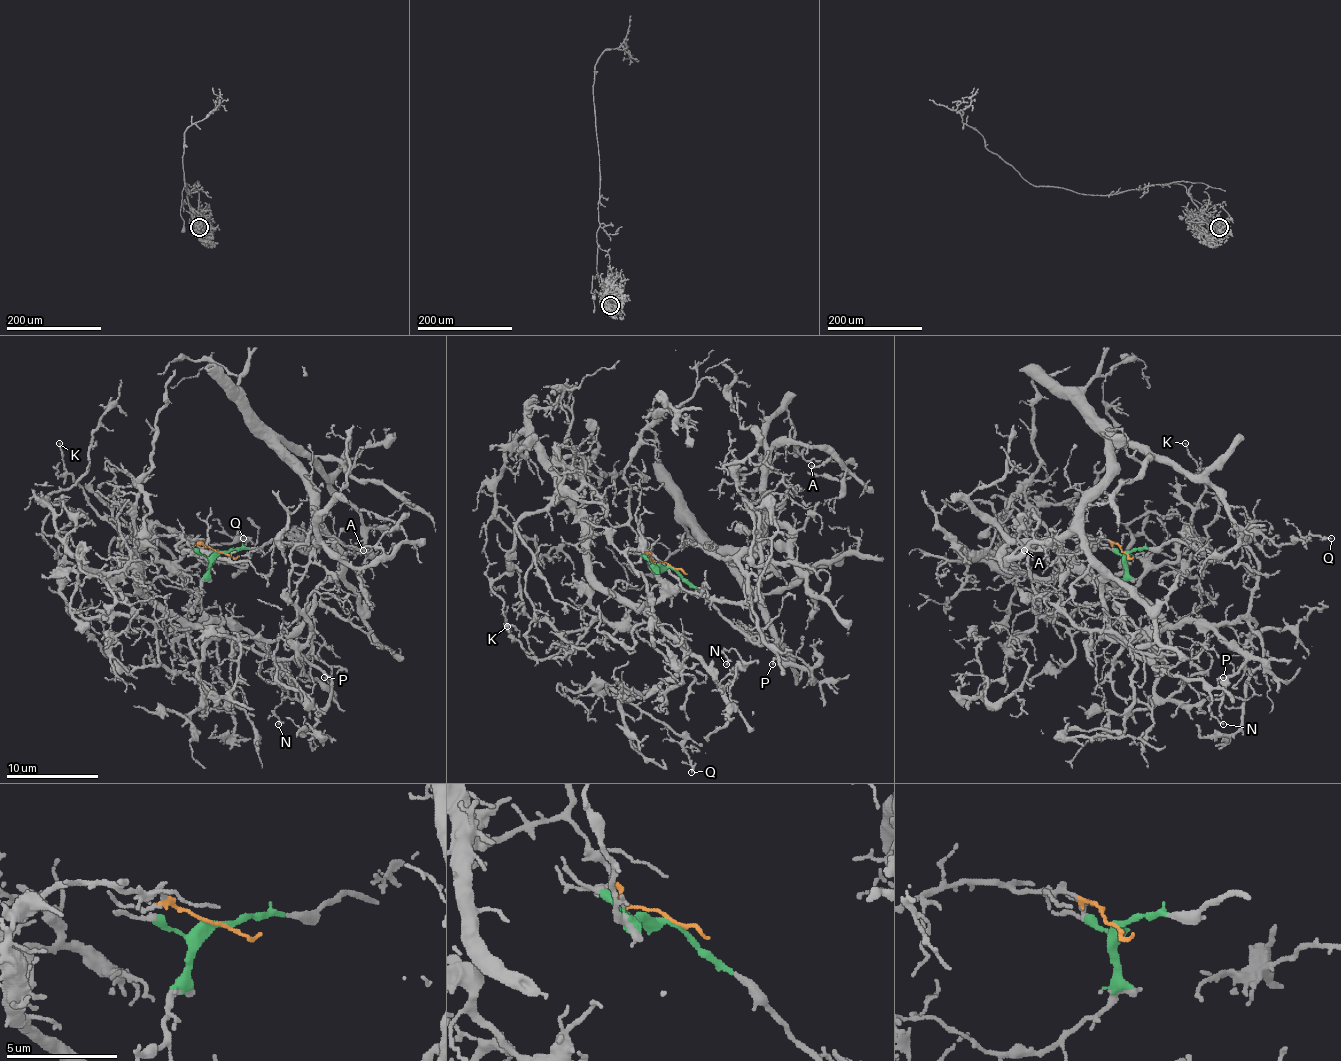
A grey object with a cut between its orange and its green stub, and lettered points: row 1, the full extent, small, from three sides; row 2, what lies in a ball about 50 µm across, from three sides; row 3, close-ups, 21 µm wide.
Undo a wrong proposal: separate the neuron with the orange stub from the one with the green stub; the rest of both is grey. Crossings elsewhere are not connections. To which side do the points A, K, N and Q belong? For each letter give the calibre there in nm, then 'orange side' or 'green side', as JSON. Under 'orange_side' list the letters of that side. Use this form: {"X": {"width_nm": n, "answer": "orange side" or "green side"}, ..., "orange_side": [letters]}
{"A": {"width_nm": 130, "answer": "green side"}, "K": {"width_nm": 110, "answer": "orange side"}, "N": {"width_nm": 150, "answer": "orange side"}, "Q": {"width_nm": 140, "answer": "orange side"}, "orange_side": ["K", "N", "Q"]}

